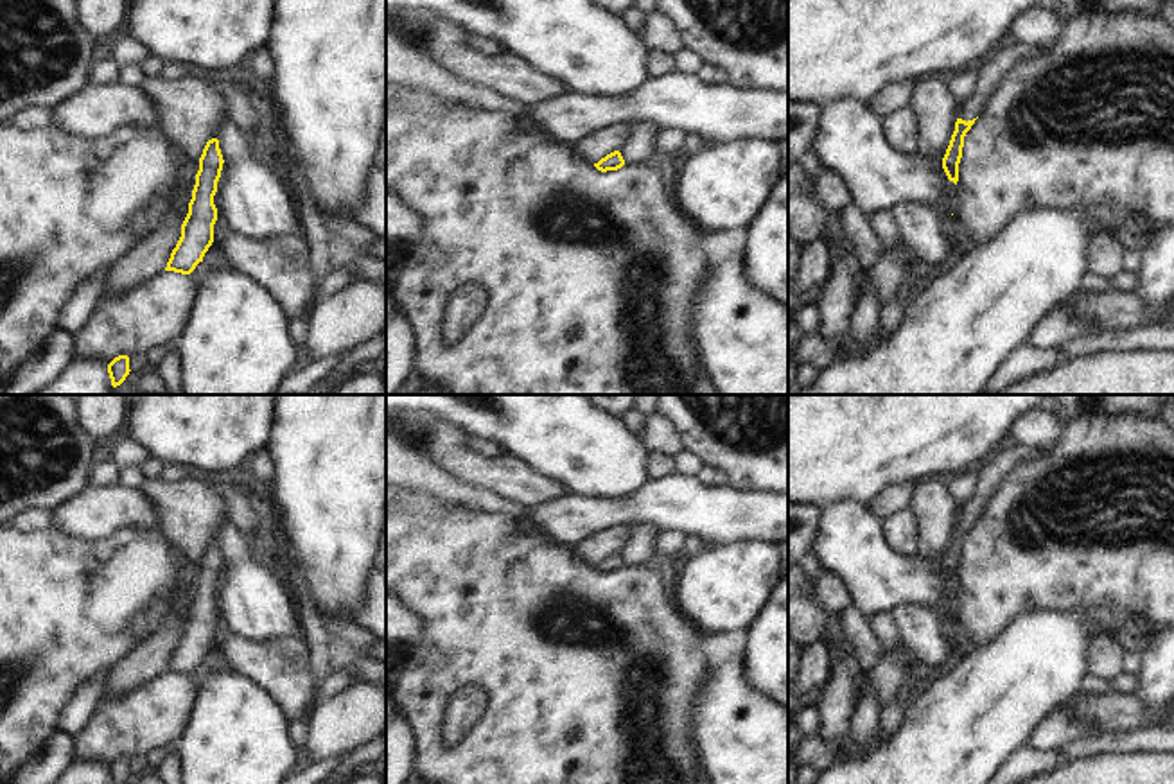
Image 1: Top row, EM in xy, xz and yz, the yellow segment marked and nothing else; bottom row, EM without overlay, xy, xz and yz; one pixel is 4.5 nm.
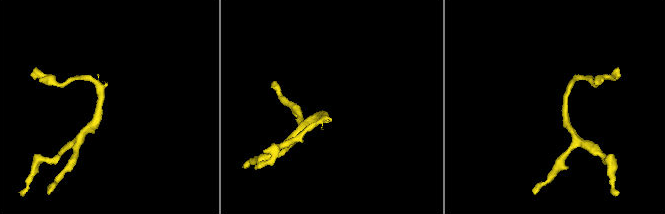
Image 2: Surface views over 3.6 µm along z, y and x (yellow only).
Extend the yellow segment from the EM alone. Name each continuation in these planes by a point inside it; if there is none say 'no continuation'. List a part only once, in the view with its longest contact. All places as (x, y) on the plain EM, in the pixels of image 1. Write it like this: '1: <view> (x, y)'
1: yz (997, 467)

